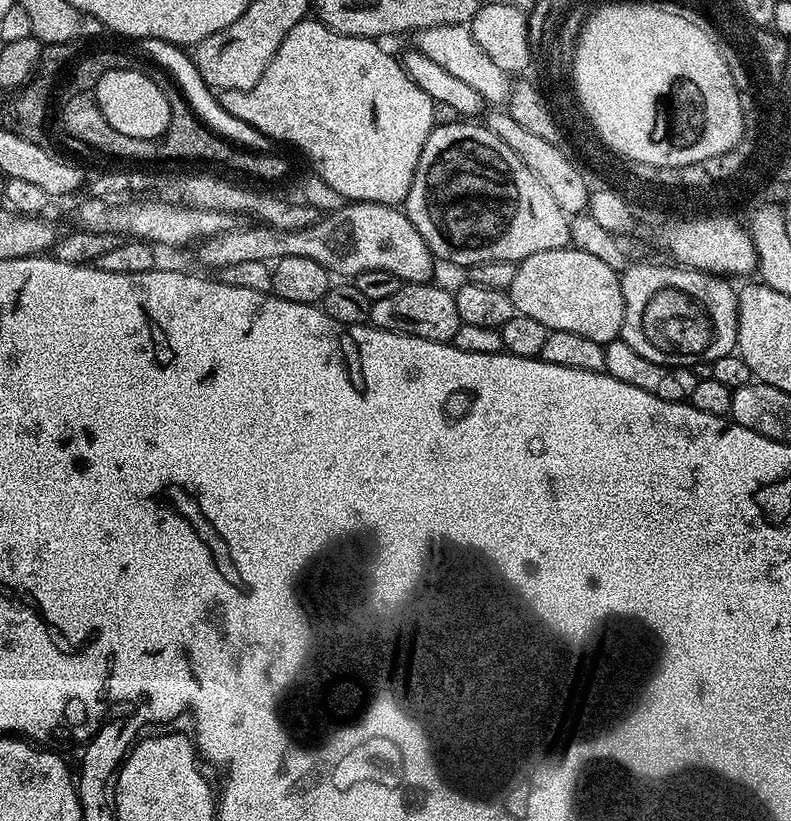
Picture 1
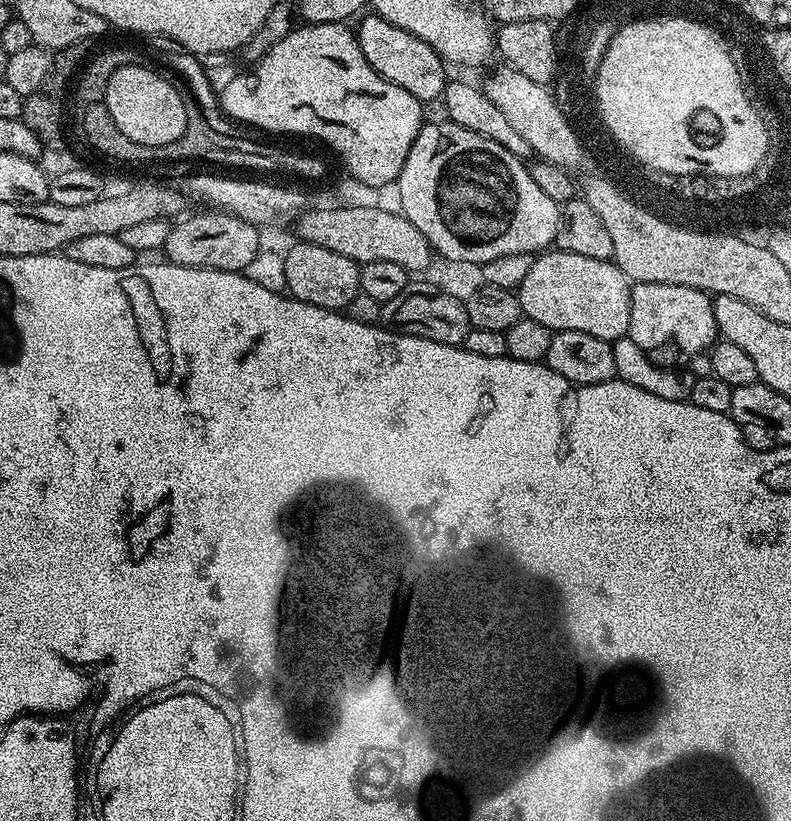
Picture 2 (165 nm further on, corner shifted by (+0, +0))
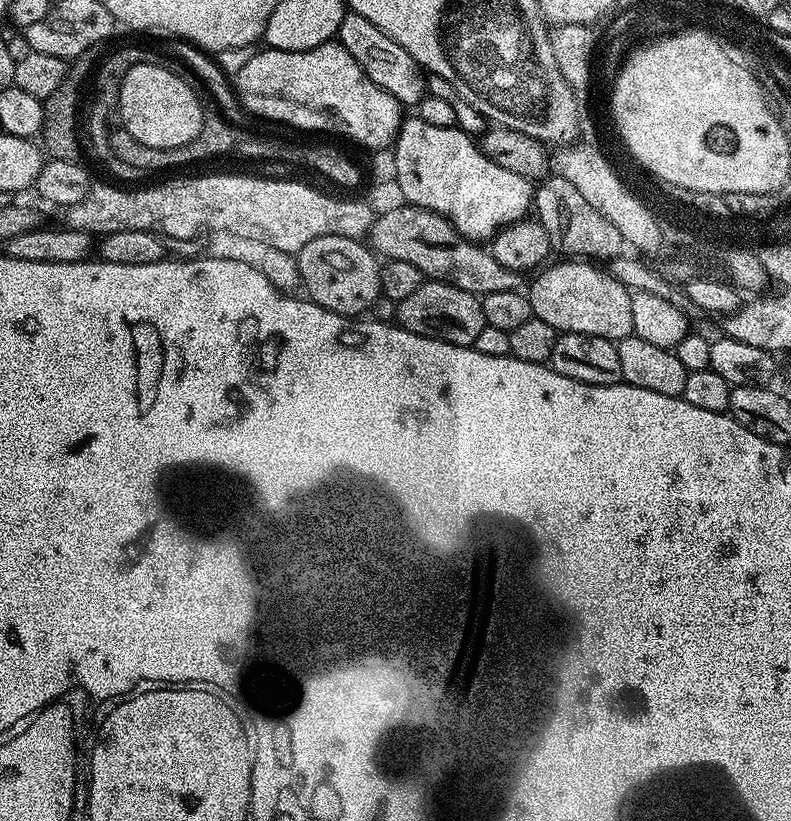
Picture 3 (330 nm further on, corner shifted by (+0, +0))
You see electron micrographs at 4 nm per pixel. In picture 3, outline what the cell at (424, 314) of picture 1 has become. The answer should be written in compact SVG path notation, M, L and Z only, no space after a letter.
M428 280L422 286L418 286L418 290L410 294L410 298L397 303L396 320L399 327L408 332L466 348L475 345L479 332L484 329L484 315L480 301L481 297L460 290L457 286Z

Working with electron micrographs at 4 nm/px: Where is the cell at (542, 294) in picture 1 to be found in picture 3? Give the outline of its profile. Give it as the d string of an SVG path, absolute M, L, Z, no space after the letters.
M560 262L553 268L545 267L535 273L536 281L526 288L532 315L537 320L554 326L557 334L577 332L594 334L610 341L621 340L633 335L630 302L632 292L612 276L611 271L602 269L592 262Z

